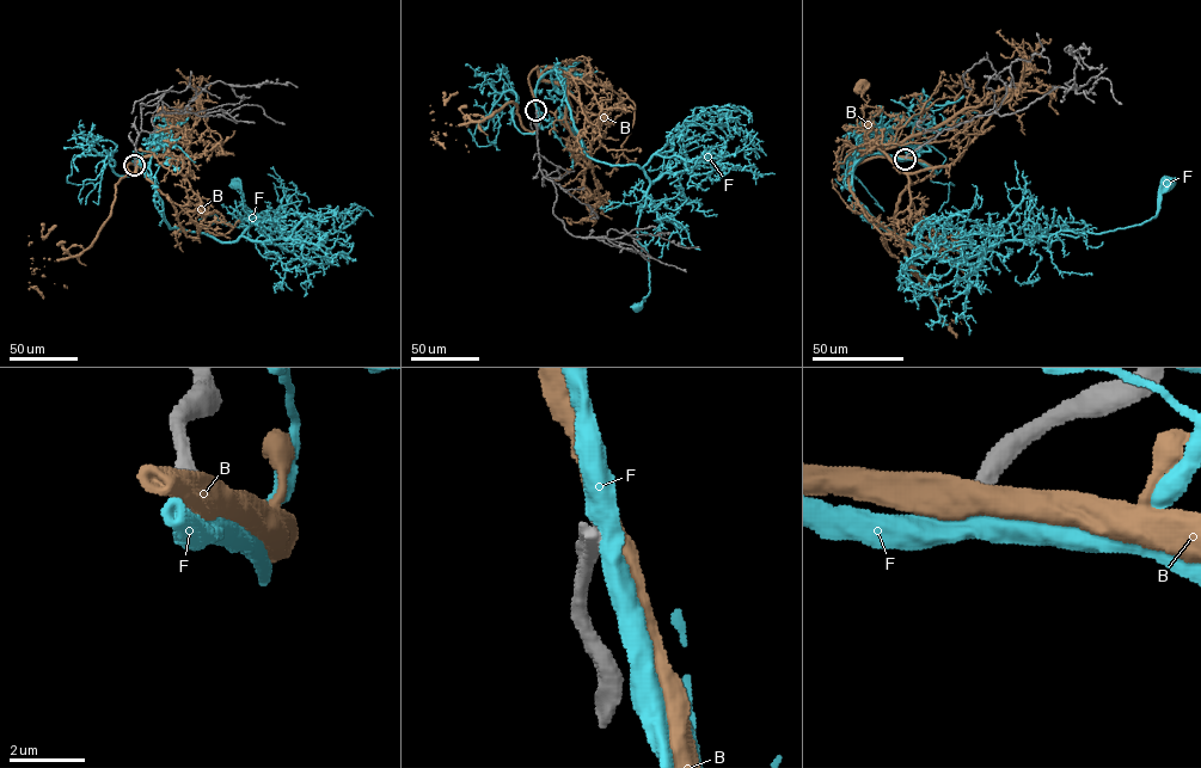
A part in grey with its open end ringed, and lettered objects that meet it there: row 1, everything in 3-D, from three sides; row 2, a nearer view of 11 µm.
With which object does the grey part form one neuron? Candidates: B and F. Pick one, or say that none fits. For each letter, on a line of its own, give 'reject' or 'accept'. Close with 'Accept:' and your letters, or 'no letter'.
B: reject
F: reject
Accept: no letter

